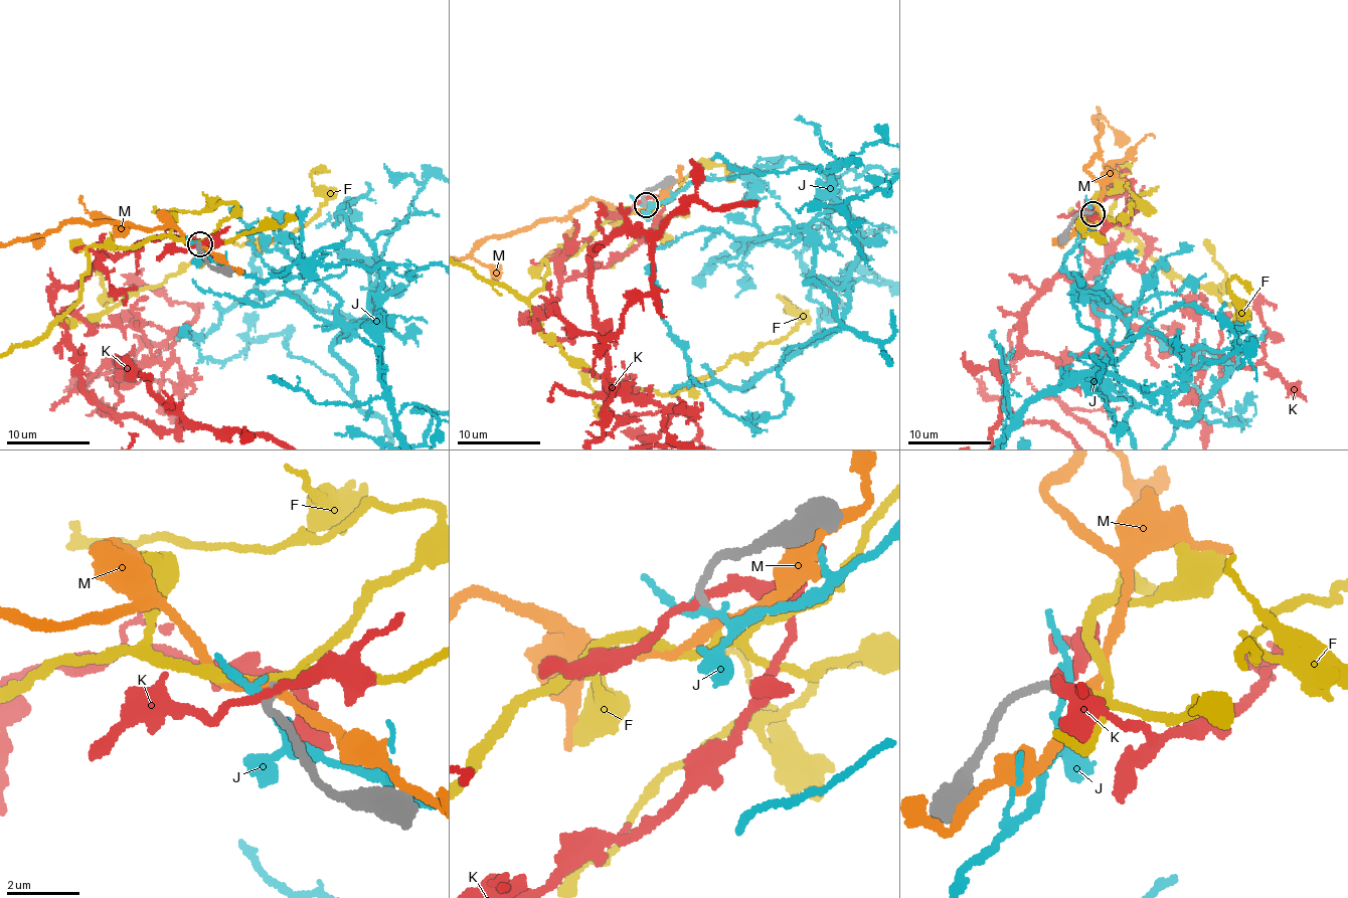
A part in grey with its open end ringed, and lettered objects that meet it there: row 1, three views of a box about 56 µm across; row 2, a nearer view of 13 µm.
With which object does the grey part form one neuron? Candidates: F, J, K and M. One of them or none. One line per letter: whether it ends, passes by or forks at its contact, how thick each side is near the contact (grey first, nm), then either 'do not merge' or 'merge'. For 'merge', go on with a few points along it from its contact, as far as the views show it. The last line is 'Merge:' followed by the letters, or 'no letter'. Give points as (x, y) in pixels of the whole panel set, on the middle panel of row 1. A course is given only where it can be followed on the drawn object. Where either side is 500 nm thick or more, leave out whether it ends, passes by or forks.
F: it passes by; 200 nm thick on the grey side, 240 nm on the other; merge
J: it passes by; 280 nm thick on the grey side, 180 nm on the other; do not merge
K: it passes by; 280 nm thick on the grey side, 200 nm on the other; do not merge
M: it passes by; 220 nm thick on the grey side, 280 nm on the other; do not merge
Merge: F

